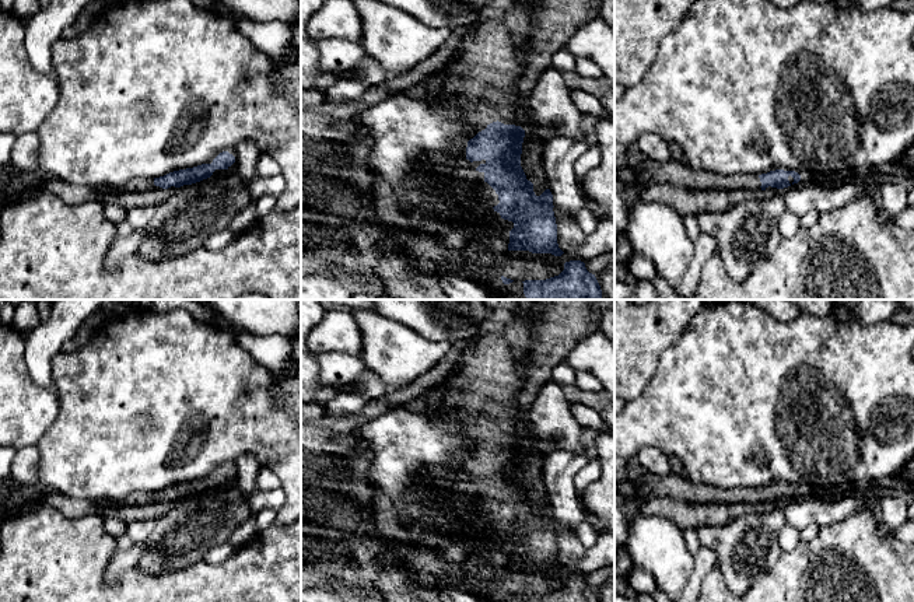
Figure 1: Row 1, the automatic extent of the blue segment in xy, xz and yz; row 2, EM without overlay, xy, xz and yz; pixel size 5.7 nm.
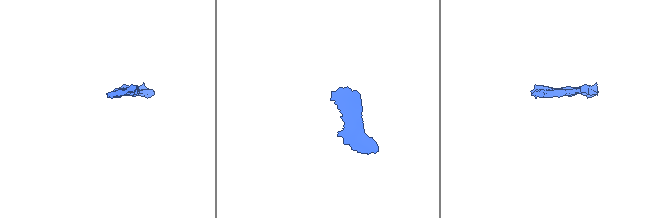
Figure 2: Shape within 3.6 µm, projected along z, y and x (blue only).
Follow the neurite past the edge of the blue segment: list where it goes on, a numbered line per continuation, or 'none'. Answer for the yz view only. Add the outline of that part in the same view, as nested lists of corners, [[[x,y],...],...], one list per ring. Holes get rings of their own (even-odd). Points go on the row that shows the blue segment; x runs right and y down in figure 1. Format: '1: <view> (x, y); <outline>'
1: yz (680, 174); [[[635,154],[623,155],[619,160],[614,160],[614,176],[619,164],[624,162],[628,157],[638,165],[638,181],[642,186],[663,182],[697,190],[759,190],[761,186],[759,175],[754,174],[719,175],[693,169],[687,162],[676,160],[652,162],[642,160]]]

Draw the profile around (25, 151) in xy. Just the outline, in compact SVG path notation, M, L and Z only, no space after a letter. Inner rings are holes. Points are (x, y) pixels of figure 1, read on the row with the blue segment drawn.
M36 132L17 136L11 150L10 165L20 172L21 171L38 172L39 150L41 150L41 141Z

